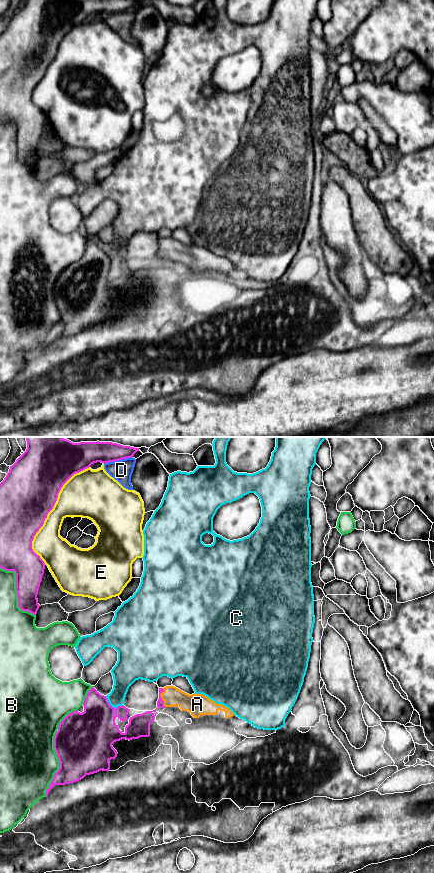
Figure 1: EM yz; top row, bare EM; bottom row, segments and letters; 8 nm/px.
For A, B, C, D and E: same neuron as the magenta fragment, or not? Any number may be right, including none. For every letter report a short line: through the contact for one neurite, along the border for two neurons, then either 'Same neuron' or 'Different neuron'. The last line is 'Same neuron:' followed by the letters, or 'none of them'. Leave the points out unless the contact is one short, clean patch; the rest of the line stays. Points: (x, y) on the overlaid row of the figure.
A: Line: yz (160, 703), (160, 697), (172, 696). Same neuron
B: Different neuron
C: Different neuron
D: Different neuron
E: Different neuron
Same neuron: A

